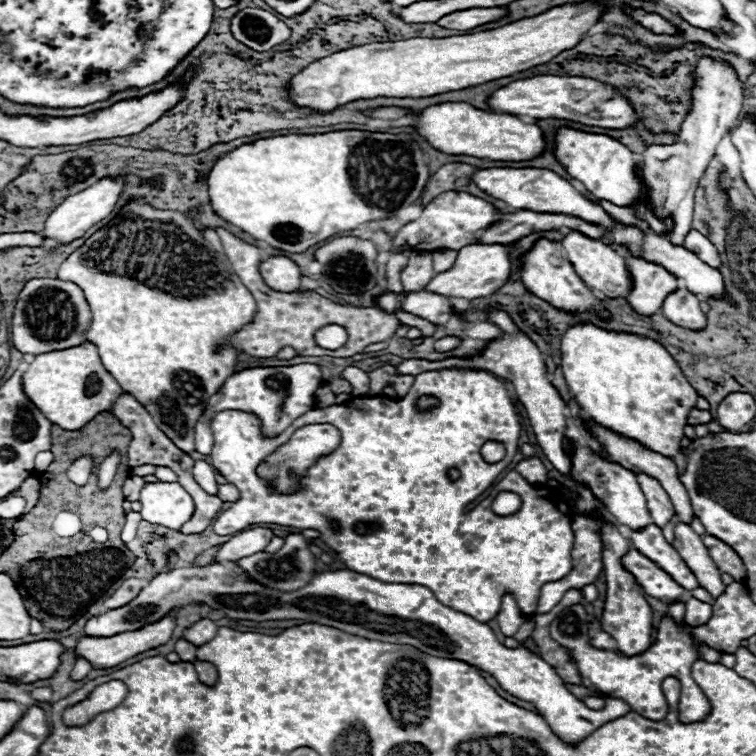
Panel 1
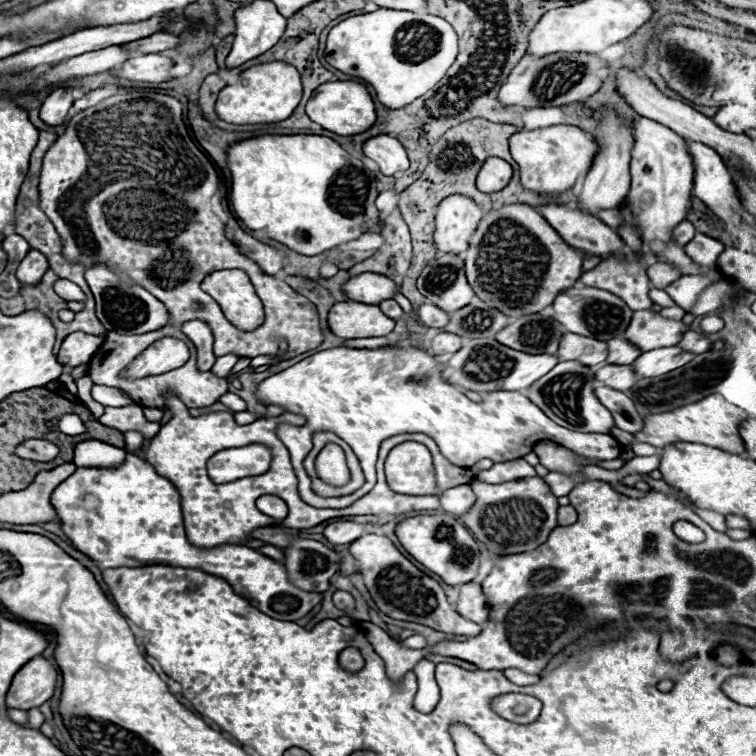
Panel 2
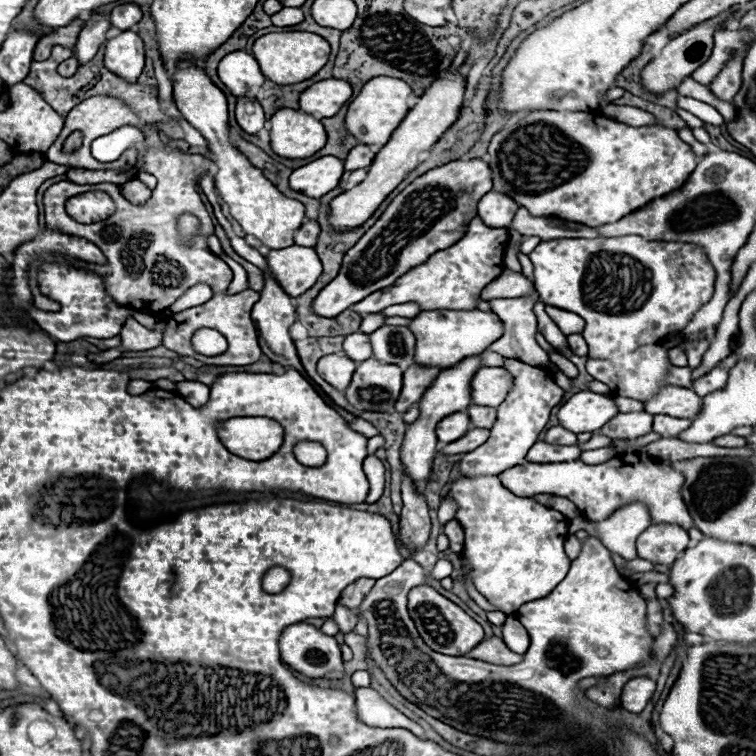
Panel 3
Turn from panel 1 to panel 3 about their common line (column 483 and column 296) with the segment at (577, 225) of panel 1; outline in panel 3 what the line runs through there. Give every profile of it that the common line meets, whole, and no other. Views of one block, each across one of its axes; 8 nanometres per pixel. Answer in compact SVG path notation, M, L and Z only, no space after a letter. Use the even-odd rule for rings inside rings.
M304 222L296 234L296 244L300 246L316 246L318 242L318 236L320 236L320 226L318 222Z

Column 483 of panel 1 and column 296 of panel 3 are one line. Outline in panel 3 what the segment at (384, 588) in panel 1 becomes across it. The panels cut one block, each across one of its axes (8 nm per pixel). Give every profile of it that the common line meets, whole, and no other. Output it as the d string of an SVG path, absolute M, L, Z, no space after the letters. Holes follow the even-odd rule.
M298 622L298 624L290 624L284 628L282 636L280 636L280 654L282 660L298 670L300 674L306 674L310 678L322 678L328 672L342 672L342 654L340 654L340 644L334 636L326 636L320 632L320 628L306 624L306 622Z

